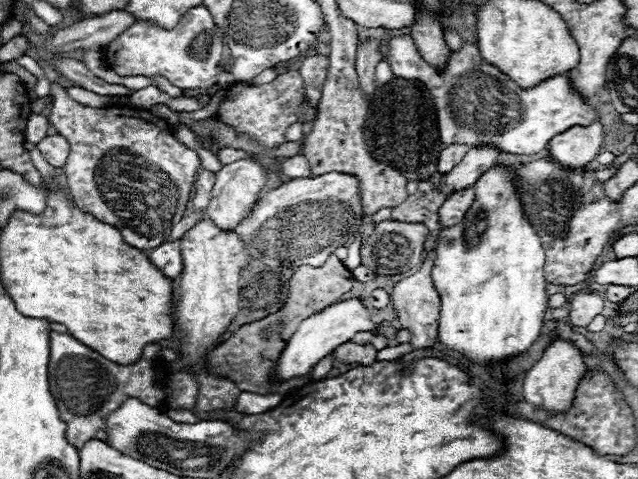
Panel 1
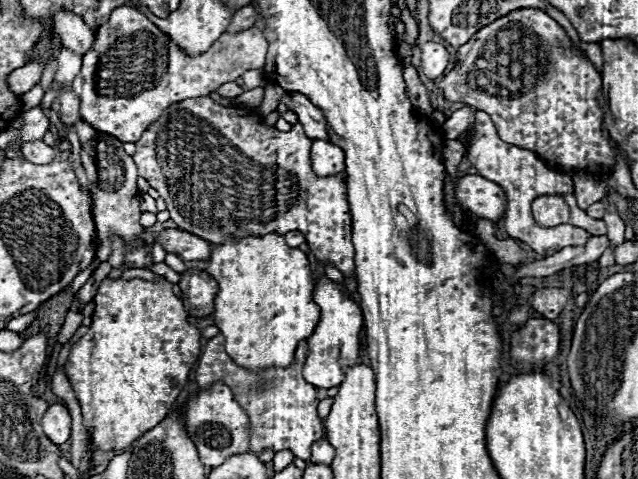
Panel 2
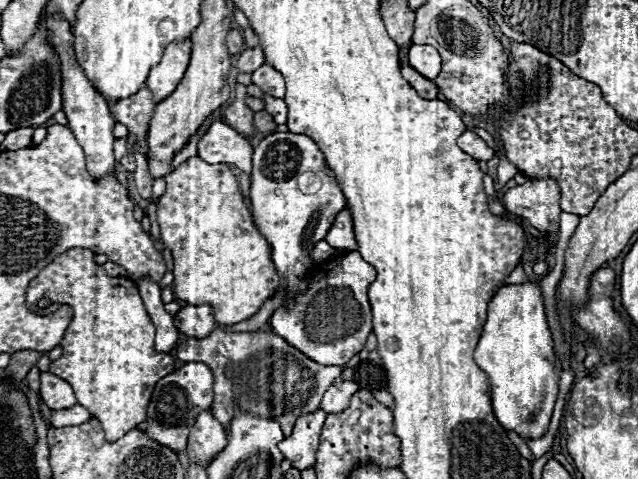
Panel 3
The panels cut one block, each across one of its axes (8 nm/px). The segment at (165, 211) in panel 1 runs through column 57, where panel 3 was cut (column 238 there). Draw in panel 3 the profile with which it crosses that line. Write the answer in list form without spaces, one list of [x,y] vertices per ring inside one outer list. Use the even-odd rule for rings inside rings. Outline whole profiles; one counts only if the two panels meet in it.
[[[236,84],[234,94],[236,94],[236,98],[234,98],[232,106],[226,110],[226,122],[228,122],[234,130],[238,130],[238,132],[242,132],[244,136],[252,138],[252,136],[256,136],[258,130],[256,130],[254,124],[252,124],[252,116],[254,116],[254,112],[244,104],[246,86]]]

